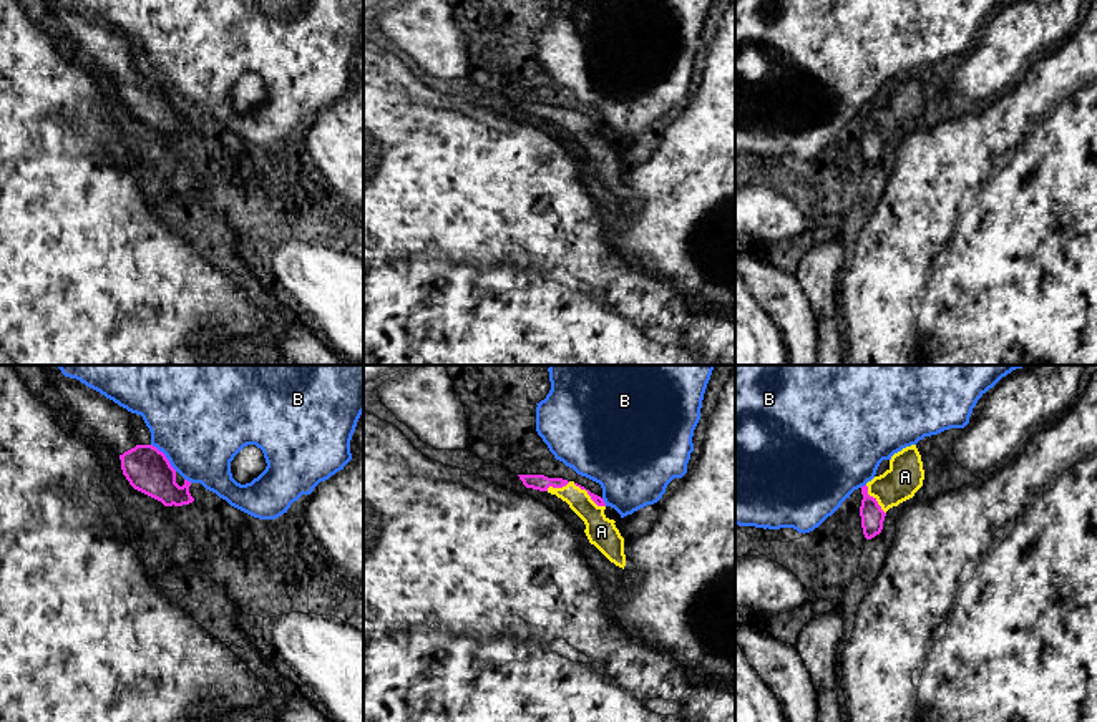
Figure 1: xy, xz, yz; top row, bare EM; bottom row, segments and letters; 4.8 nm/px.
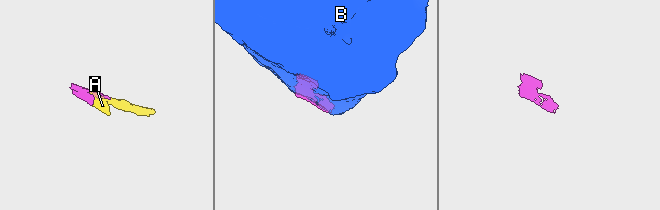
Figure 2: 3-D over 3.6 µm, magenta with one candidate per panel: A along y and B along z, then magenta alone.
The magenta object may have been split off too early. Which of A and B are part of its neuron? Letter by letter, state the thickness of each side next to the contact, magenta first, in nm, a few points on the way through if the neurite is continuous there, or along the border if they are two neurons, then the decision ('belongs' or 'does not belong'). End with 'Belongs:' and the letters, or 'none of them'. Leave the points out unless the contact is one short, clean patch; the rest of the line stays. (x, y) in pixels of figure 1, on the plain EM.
A: 50 nm thick on the magenta side, 150 nm on the other; belongs
B: 220 nm thick on the magenta side, 480 nm on the other; does not belong
Belongs: A

